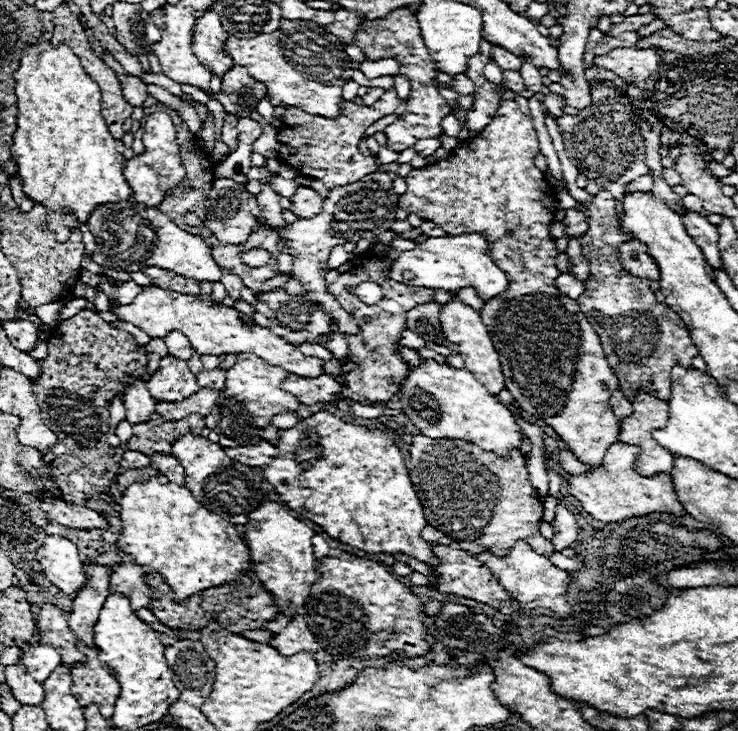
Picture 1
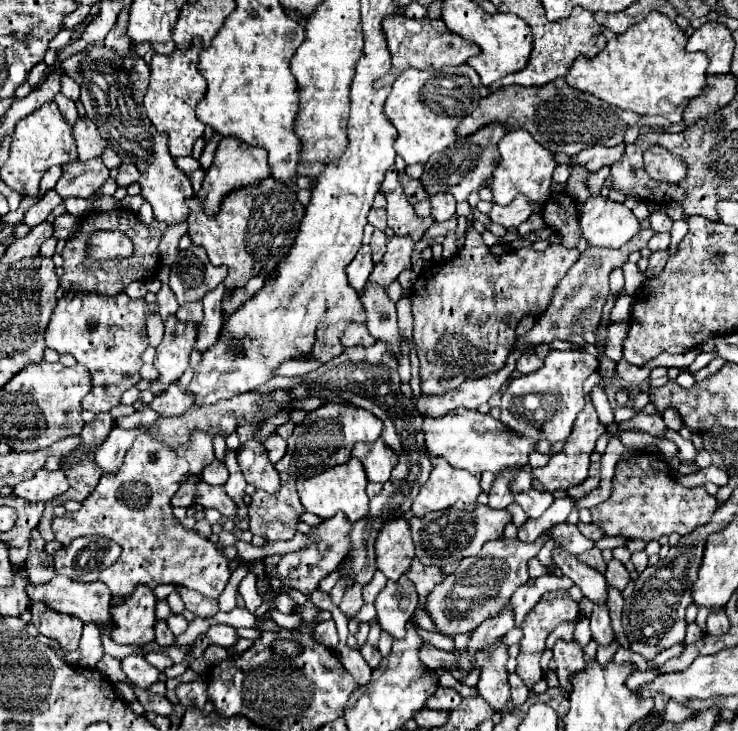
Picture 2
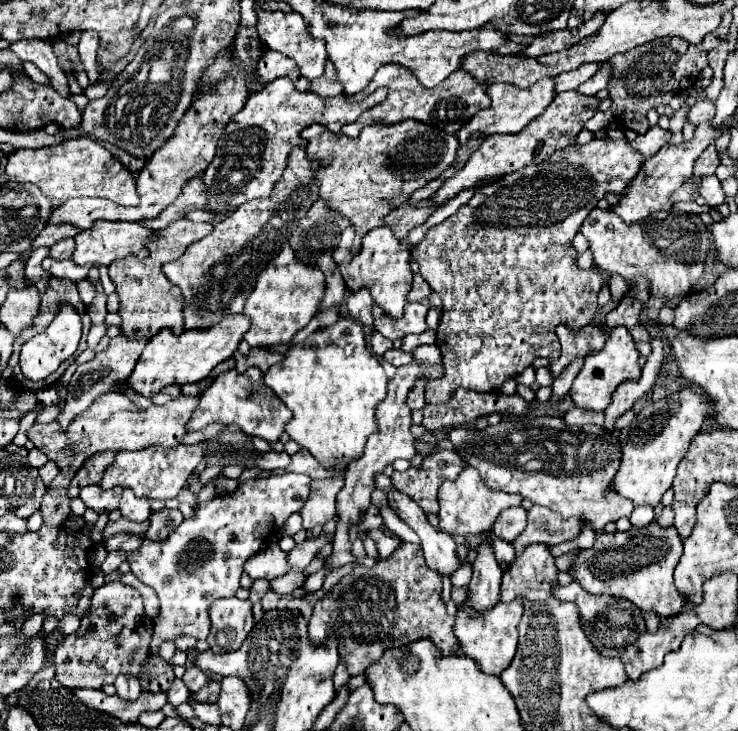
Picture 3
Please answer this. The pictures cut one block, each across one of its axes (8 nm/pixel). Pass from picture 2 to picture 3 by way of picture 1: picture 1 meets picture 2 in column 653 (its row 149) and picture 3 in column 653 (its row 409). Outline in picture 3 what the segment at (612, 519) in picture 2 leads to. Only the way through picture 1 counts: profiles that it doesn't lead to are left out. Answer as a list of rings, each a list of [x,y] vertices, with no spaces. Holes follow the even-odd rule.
[[[650,522],[644,528],[632,526],[626,532],[596,534],[594,546],[588,550],[582,550],[576,556],[572,574],[574,574],[574,580],[578,580],[580,586],[590,594],[608,594],[608,596],[616,596],[616,598],[626,598],[644,612],[656,612],[660,618],[668,618],[668,616],[676,616],[684,606],[684,596],[680,596],[680,592],[676,592],[674,576],[672,576],[680,556],[682,556],[682,538],[676,532],[676,528],[674,526],[662,528],[660,524]]]

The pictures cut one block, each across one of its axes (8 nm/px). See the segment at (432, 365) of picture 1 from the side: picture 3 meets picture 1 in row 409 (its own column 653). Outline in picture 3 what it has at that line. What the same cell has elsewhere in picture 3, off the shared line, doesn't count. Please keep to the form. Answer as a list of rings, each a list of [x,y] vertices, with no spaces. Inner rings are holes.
[[[692,388],[680,390],[672,396],[646,404],[636,414],[628,434],[626,428],[620,430],[622,464],[616,472],[612,488],[622,496],[630,498],[636,506],[640,504],[656,506],[662,500],[662,494],[672,486],[676,466],[686,456],[692,438],[700,432],[700,426],[706,420],[710,406],[712,400],[708,400],[704,394],[694,392]]]

